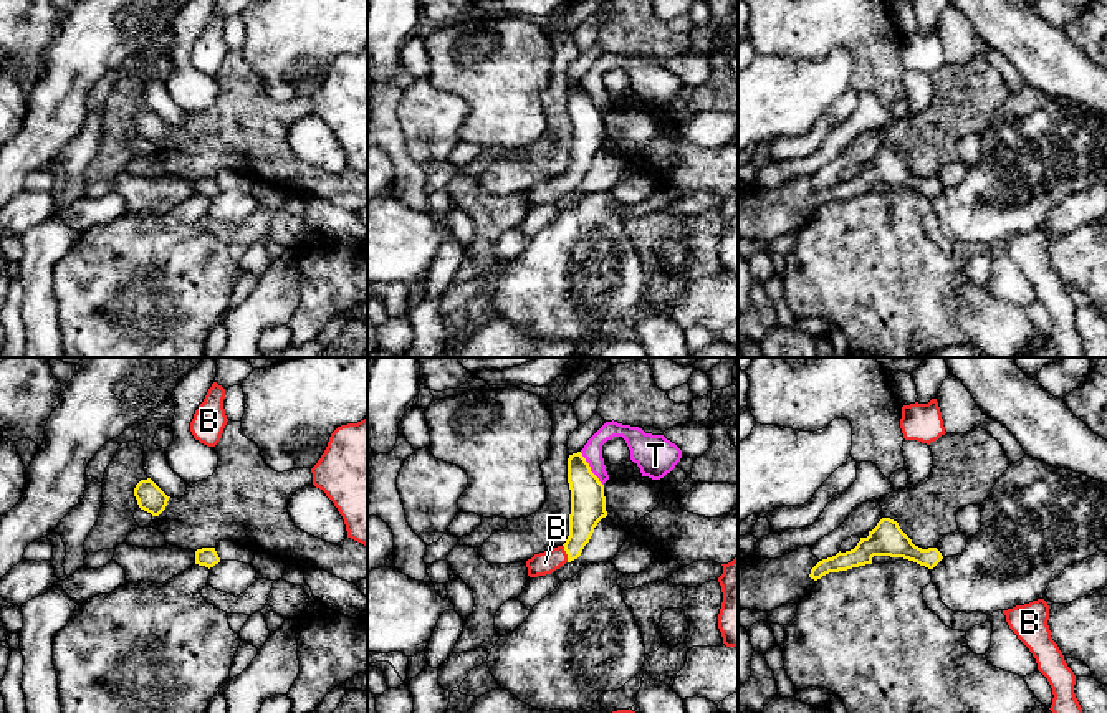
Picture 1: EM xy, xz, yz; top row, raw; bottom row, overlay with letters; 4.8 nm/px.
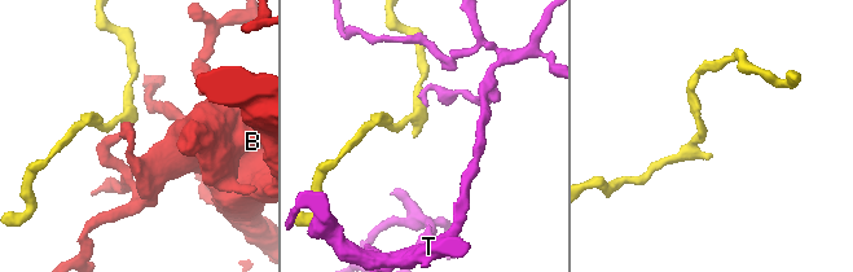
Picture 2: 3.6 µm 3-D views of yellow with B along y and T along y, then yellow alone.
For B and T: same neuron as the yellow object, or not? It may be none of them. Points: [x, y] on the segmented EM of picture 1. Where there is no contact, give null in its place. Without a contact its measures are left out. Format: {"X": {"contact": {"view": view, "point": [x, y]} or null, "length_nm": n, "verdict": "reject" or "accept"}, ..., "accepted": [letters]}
{"B": {"contact": {"view": "xz", "point": [566, 553]}, "length_nm": 90, "verdict": "accept"}, "T": {"contact": {"view": "xz", "point": [589, 468]}, "length_nm": 200, "verdict": "reject"}, "accepted": ["B"]}

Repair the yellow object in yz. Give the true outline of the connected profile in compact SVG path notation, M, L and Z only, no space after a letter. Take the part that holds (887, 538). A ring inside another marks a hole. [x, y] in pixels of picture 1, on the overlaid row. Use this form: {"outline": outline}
{"outline": "M882 518L869 531L867 538L860 538L854 549L846 553L839 551L836 556L819 561L811 569L809 577L817 581L829 572L872 564L874 556L903 557L928 569L933 569L943 559L937 548L922 549L915 546L897 521Z"}

